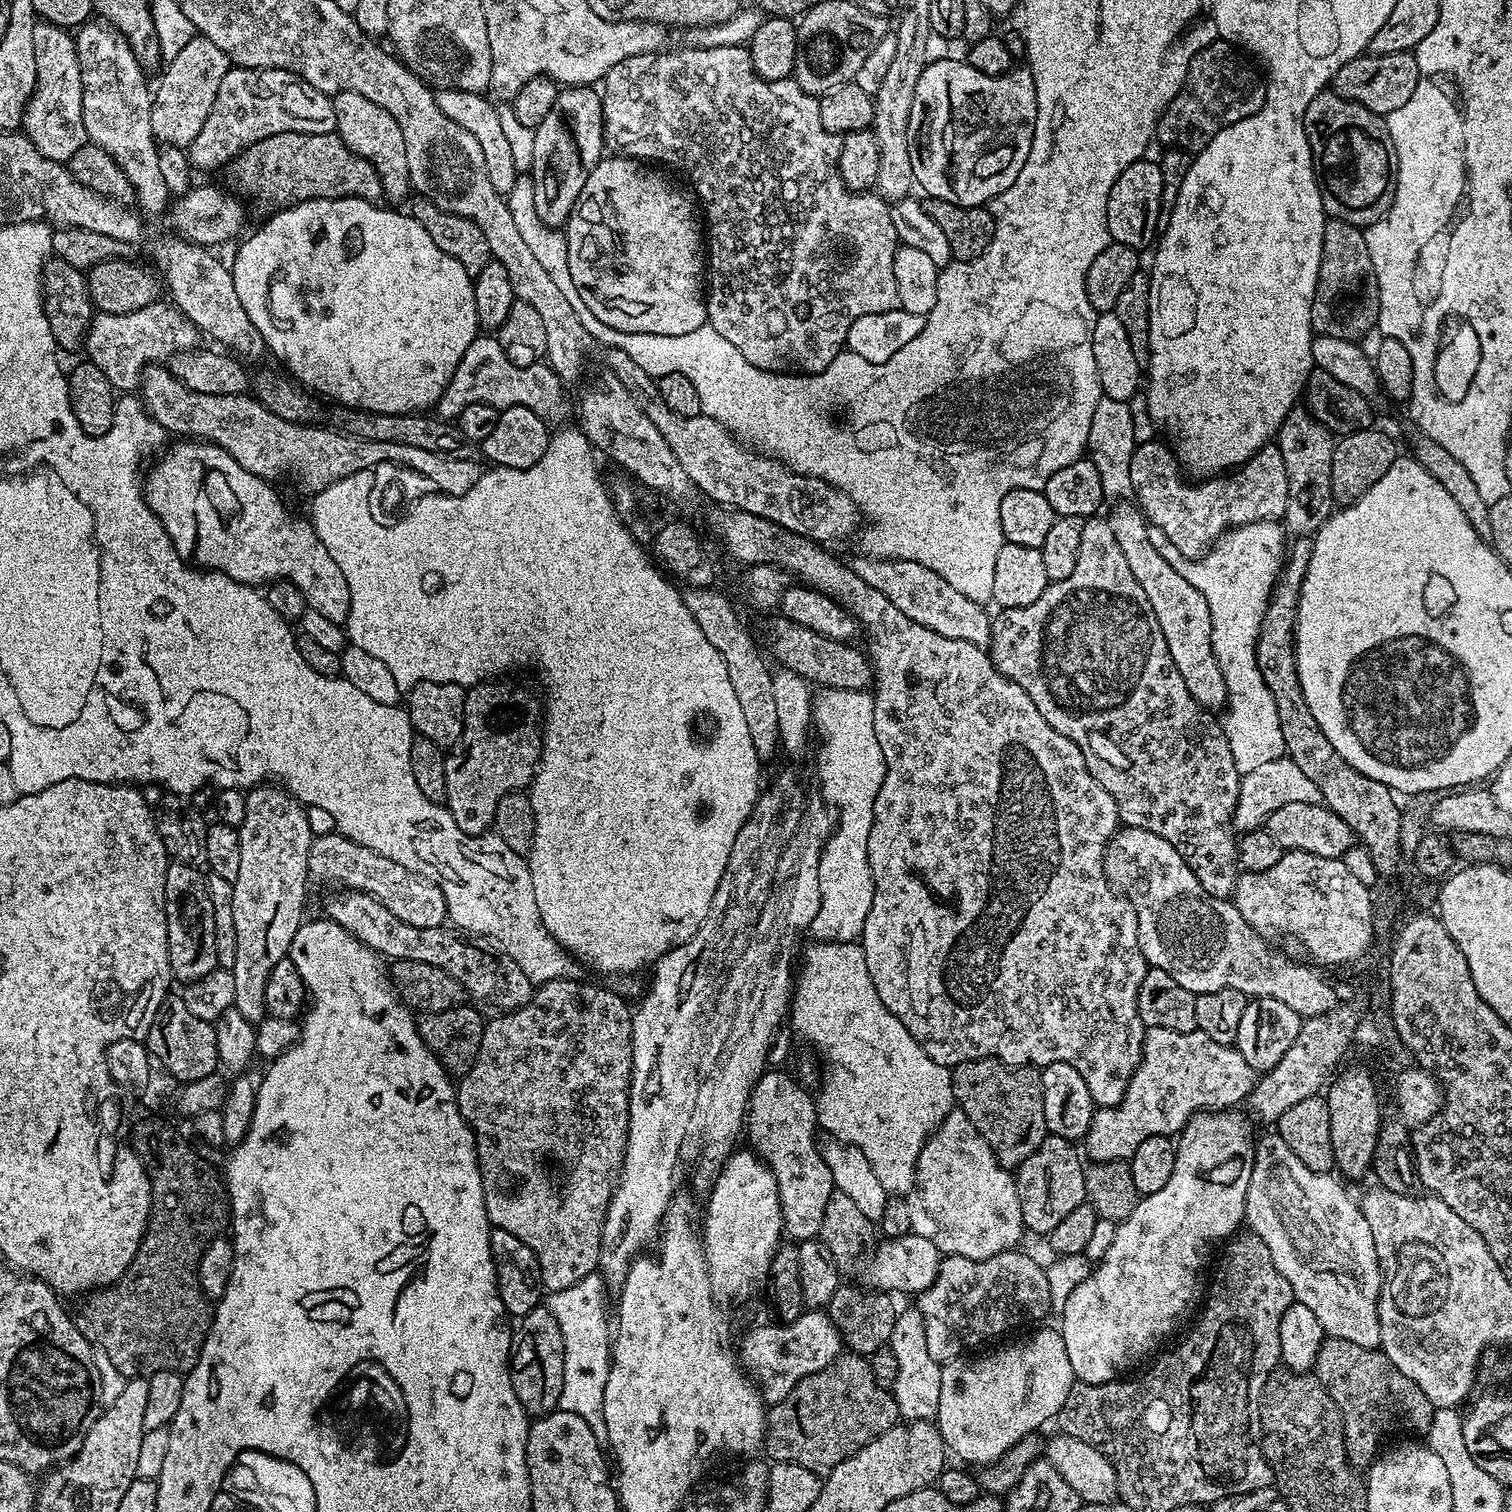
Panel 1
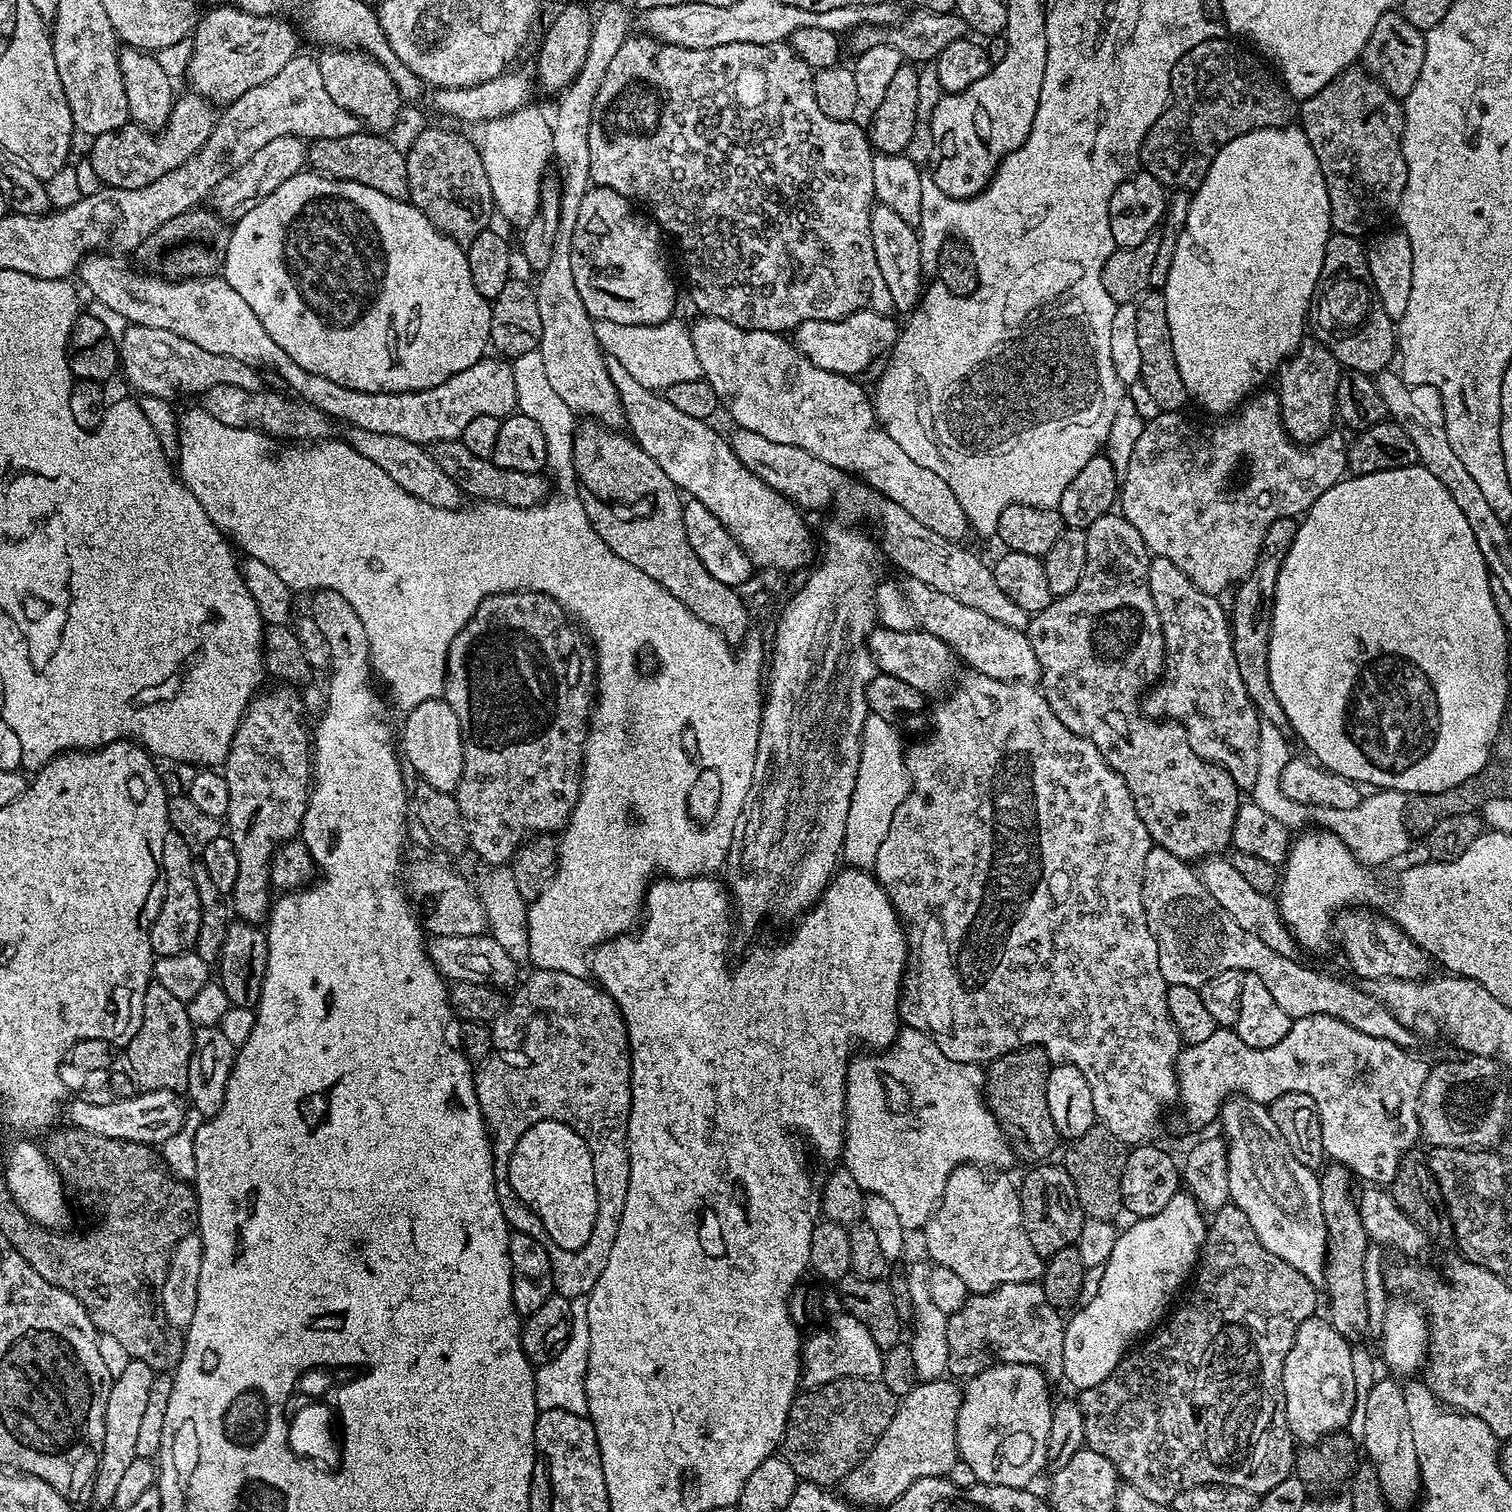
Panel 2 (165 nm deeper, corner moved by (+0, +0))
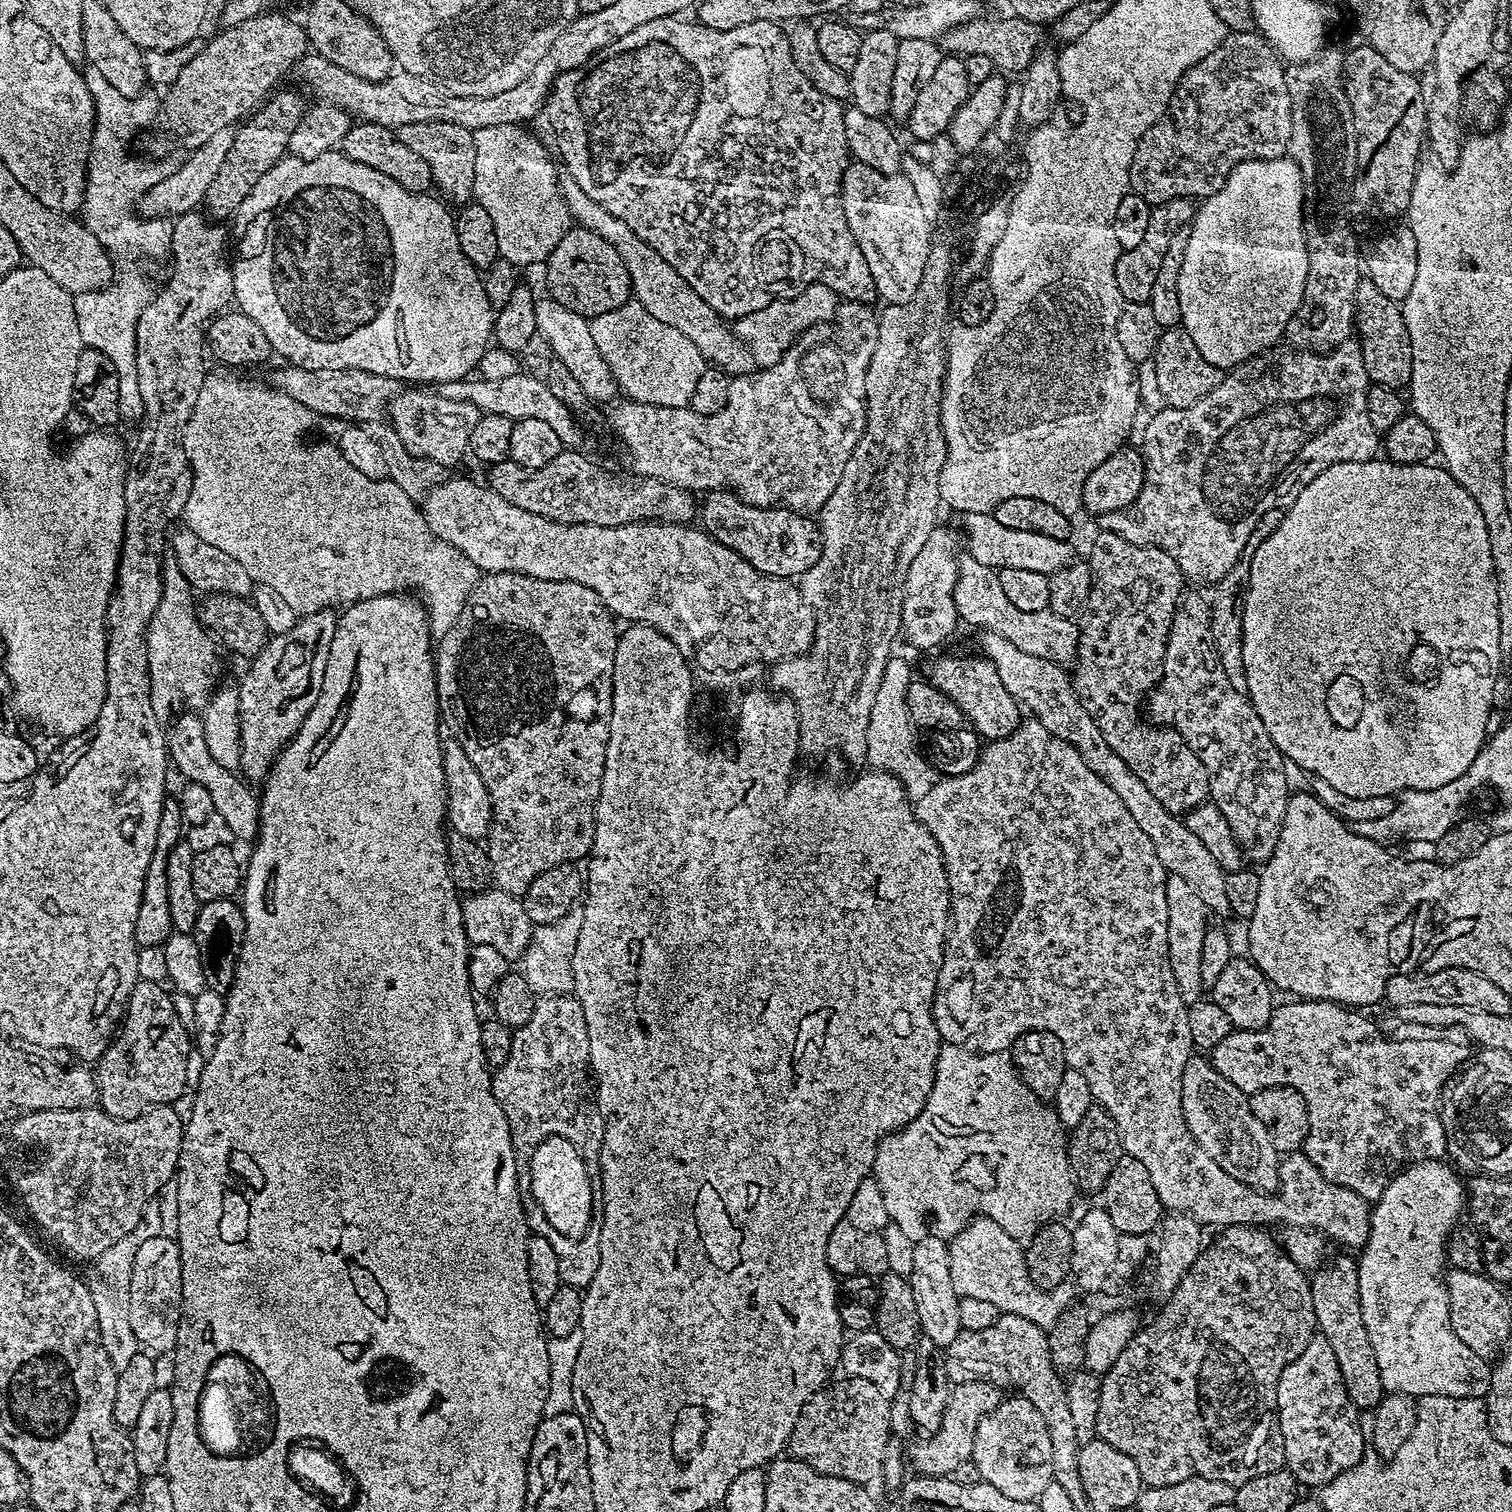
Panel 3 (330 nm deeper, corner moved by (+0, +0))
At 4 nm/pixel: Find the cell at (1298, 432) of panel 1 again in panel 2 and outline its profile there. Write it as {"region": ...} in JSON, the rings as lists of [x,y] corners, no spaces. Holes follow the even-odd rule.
{"region":[[[1305,338],[1279,369],[1280,420],[1288,436],[1298,444],[1315,444],[1333,431],[1332,419],[1337,419],[1336,387],[1342,375],[1342,365],[1330,354],[1326,345],[1315,338]]]}

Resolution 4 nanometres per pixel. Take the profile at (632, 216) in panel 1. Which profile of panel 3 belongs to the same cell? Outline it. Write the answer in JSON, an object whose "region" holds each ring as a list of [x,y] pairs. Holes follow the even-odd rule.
{"region":[[[569,227],[561,240],[556,242],[547,258],[546,267],[547,295],[562,302],[566,310],[574,310],[574,314],[593,318],[612,311],[630,300],[632,283],[618,250],[610,246],[606,238],[590,231],[589,228]]]}

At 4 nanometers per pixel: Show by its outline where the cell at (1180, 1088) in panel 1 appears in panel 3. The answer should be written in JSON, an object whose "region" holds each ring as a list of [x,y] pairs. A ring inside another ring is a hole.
{"region":[[[1301,999],[1296,1004],[1277,1003],[1272,1009],[1272,1017],[1262,1028],[1253,1028],[1251,1030],[1234,1030],[1222,1042],[1218,1042],[1210,1050],[1210,1059],[1212,1068],[1222,1074],[1238,1090],[1246,1094],[1251,1094],[1269,1088],[1270,1086],[1286,1086],[1298,1090],[1306,1102],[1308,1111],[1308,1136],[1302,1145],[1302,1150],[1314,1162],[1314,1166],[1330,1182],[1334,1182],[1343,1188],[1354,1190],[1362,1199],[1375,1202],[1386,1190],[1389,1180],[1400,1171],[1401,1168],[1407,1168],[1410,1164],[1417,1164],[1419,1160],[1439,1160],[1447,1153],[1446,1134],[1440,1121],[1440,1094],[1444,1091],[1444,1085],[1449,1083],[1459,1073],[1462,1065],[1465,1063],[1464,1048],[1460,1044],[1455,1044],[1452,1040],[1439,1040],[1439,1035],[1428,1034],[1425,1040],[1384,1040],[1382,1033],[1376,1029],[1376,1024],[1372,1020],[1367,1020],[1363,1016],[1363,1011],[1353,1010],[1351,1007],[1343,1004],[1336,1004],[1333,1000],[1306,1000]]]}

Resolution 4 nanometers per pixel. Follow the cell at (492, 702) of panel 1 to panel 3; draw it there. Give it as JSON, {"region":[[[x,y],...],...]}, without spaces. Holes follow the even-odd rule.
{"region":[[[490,572],[477,579],[454,622],[443,629],[440,645],[435,645],[436,701],[440,718],[443,727],[452,731],[449,732],[451,739],[457,740],[462,750],[466,750],[466,758],[474,762],[474,770],[478,770],[478,774],[482,774],[482,782],[486,782],[488,801],[492,803],[492,824],[486,837],[490,880],[495,887],[511,896],[523,897],[530,882],[554,866],[583,861],[592,847],[592,819],[596,813],[596,796],[600,792],[608,741],[608,715],[612,709],[612,659],[618,639],[615,623],[617,621],[610,615],[602,598],[598,598],[590,586],[569,580],[534,578],[518,572]]]}

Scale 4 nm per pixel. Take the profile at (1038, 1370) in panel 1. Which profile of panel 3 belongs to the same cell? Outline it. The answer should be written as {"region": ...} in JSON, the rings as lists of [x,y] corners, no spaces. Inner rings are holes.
{"region":[[[1015,1394],[1009,1397],[1001,1399],[999,1406],[978,1422],[971,1459],[983,1483],[1002,1490],[1009,1498],[1036,1502],[1043,1497],[1046,1486],[1053,1483],[1050,1434],[1046,1434],[1046,1422],[1031,1402]]]}

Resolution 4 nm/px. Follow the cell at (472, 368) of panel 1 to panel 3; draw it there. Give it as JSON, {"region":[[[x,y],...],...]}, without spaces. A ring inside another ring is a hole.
{"region":[[[404,386],[388,401],[386,409],[387,419],[392,429],[402,438],[402,446],[410,450],[410,454],[419,456],[433,465],[452,464],[460,455],[468,452],[467,437],[470,430],[482,415],[479,408],[475,408],[465,400],[446,398],[439,390],[432,386]]]}

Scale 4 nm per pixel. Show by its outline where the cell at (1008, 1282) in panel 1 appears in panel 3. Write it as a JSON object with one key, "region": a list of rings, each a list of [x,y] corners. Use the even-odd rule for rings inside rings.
{"region":[[[1009,1312],[1000,1314],[994,1323],[980,1330],[963,1329],[943,1353],[946,1374],[953,1385],[962,1382],[990,1382],[995,1388],[1011,1390],[1026,1398],[1042,1414],[1046,1434],[1050,1434],[1050,1466],[1055,1484],[1062,1486],[1078,1510],[1088,1508],[1088,1499],[1078,1478],[1078,1430],[1066,1403],[1065,1381],[1050,1358],[1048,1334],[1030,1318]]]}

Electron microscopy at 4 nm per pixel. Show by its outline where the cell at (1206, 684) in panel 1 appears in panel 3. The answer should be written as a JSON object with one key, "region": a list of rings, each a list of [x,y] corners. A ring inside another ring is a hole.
{"region":[[[1185,591],[1176,603],[1176,613],[1170,622],[1164,667],[1160,670],[1158,686],[1147,693],[1148,712],[1146,716],[1157,726],[1172,728],[1194,750],[1208,772],[1208,795],[1211,803],[1218,806],[1222,818],[1230,826],[1241,849],[1252,860],[1263,862],[1270,858],[1280,833],[1280,827],[1286,814],[1290,789],[1284,773],[1284,755],[1274,746],[1266,726],[1254,710],[1245,693],[1230,686],[1226,670],[1222,670],[1220,659],[1214,646],[1214,634],[1210,630],[1209,597],[1203,591]]]}

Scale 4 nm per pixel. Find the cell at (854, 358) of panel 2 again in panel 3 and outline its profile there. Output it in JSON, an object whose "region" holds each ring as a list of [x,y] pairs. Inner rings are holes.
{"region":[[[809,284],[807,288],[801,288],[789,299],[775,300],[762,306],[762,310],[754,310],[750,314],[739,317],[735,321],[734,331],[751,350],[753,361],[757,365],[767,366],[778,362],[778,358],[782,358],[784,351],[806,329],[813,328],[821,322],[831,321],[836,315],[837,307],[836,293],[830,291],[825,284]]]}

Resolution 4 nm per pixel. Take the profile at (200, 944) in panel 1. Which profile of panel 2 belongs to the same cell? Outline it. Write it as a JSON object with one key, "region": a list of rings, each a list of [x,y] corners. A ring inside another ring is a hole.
{"region":[[[169,830],[166,838],[162,838],[164,897],[158,918],[150,930],[150,942],[156,956],[173,956],[195,949],[198,926],[202,926],[202,902],[198,898],[198,886],[194,886],[193,863],[194,853],[190,846],[186,846],[186,838]]]}

